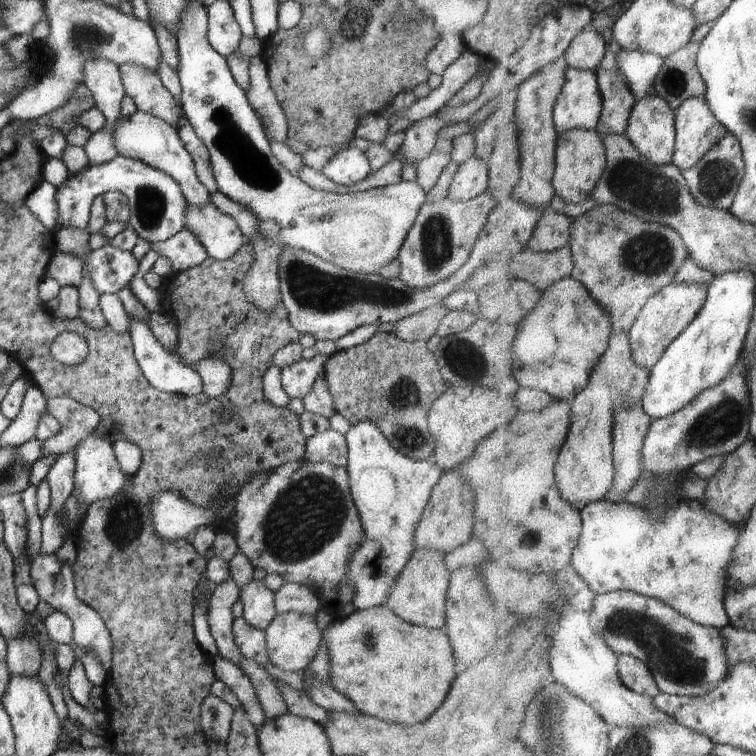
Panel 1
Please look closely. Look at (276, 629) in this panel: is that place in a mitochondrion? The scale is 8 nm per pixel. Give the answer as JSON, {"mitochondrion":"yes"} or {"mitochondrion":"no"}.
{"mitochondrion":"no"}

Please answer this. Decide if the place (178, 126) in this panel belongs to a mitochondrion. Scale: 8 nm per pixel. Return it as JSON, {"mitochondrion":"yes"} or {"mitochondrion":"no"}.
{"mitochondrion":"no"}

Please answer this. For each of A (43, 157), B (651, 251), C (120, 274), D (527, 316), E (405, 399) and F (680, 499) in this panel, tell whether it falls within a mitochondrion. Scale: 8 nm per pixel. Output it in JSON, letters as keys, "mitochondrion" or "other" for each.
{"A":"other","B":"mitochondrion","C":"other","D":"other","E":"mitochondrion","F":"other"}

